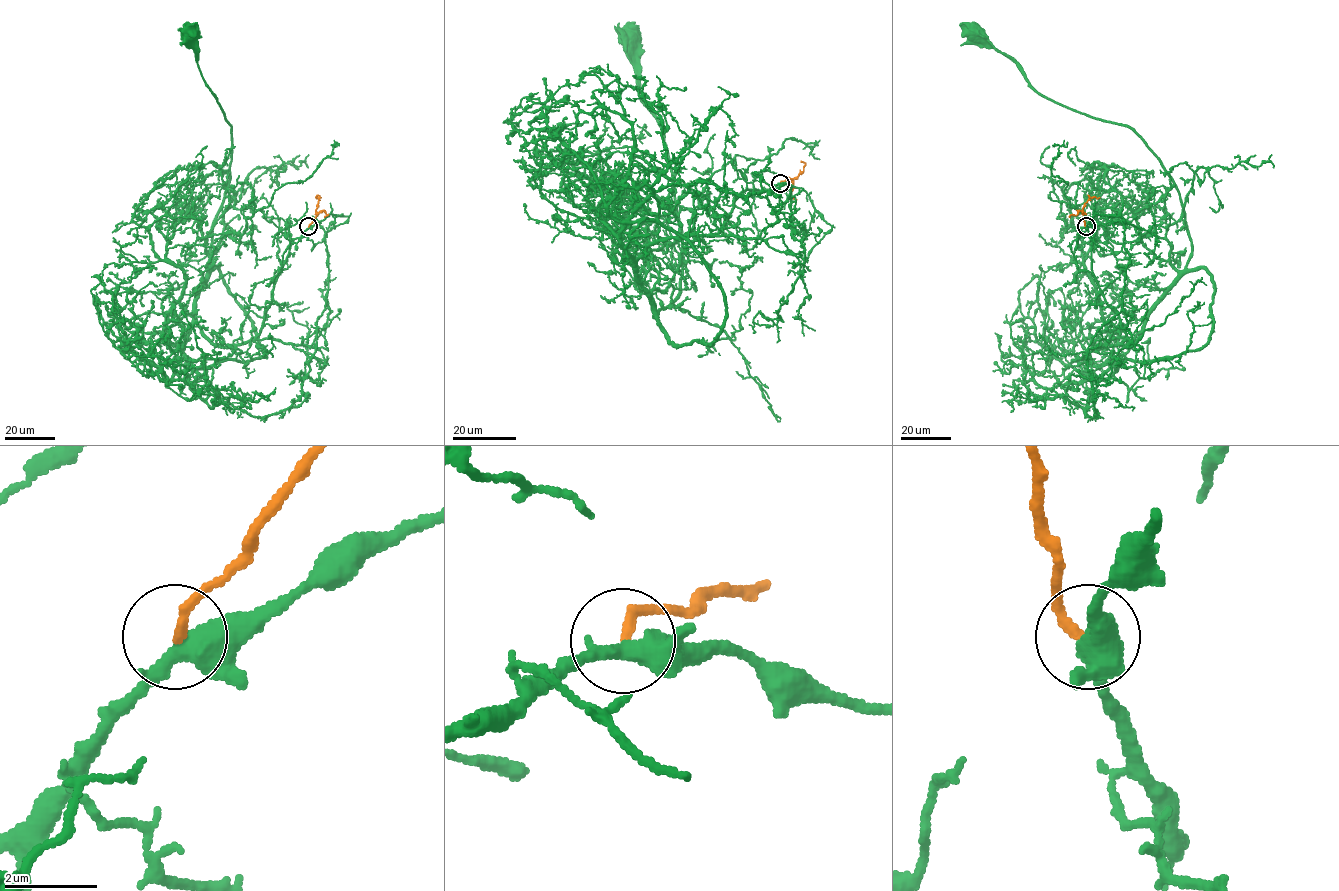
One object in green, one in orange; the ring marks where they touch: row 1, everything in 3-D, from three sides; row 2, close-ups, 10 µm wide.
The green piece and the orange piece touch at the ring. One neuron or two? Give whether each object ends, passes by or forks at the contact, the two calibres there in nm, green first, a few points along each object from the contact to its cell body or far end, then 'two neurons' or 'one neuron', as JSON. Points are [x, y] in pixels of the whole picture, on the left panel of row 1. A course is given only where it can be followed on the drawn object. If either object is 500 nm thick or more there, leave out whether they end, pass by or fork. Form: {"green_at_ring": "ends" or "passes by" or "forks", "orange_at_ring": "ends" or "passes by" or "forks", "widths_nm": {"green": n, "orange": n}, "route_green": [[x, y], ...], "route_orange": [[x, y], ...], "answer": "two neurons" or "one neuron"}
{"green_at_ring": "passes by", "orange_at_ring": "ends", "widths_nm": {"green": 440, "orange": 200}, "route_green": [[308, 227], [290, 246], [261, 331], [216, 346], [197, 324], [196, 295], [229, 181], [231, 126], [189, 35]], "route_orange": [[308, 227], [316, 216], [318, 197], [315, 197], [321, 197]], "answer": "one neuron"}

